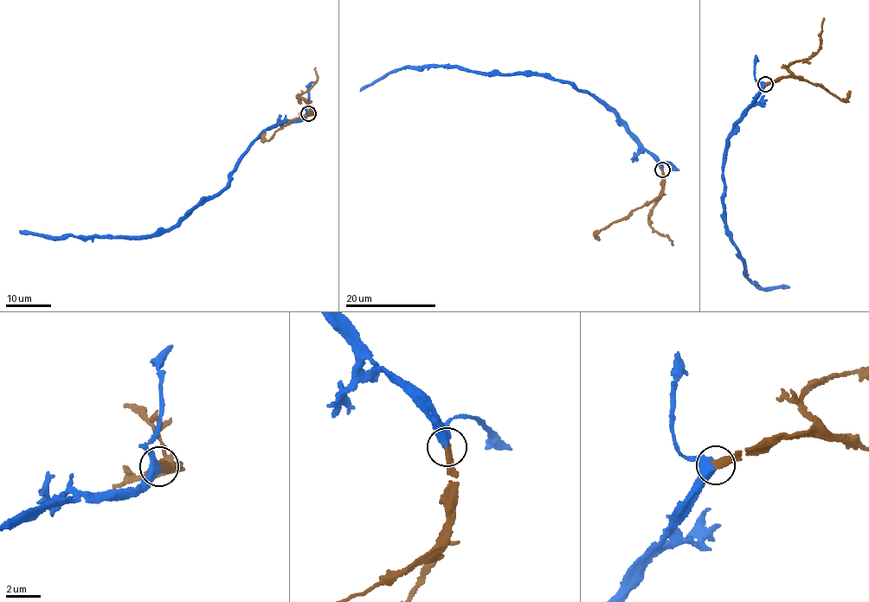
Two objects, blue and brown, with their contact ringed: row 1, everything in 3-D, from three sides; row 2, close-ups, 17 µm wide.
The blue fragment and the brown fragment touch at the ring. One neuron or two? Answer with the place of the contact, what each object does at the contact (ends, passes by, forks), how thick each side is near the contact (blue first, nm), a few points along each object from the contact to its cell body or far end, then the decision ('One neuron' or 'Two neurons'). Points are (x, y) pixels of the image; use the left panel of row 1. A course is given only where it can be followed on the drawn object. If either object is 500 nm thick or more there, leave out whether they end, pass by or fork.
Place: (308, 113). At the ring blue passes by. At the ring brown ends. Thickness 400 nm (blue) against 360 nm. Course of blue: (308, 113), (260, 133), (240, 161), (231, 181), (164, 230), (138, 237), (83, 239), (20, 231). Course of brown: (308, 113), (312, 114), (305, 100), (297, 96), (317, 80), (315, 67). One neuron

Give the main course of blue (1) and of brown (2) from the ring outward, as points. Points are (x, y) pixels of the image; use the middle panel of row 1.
1: (661, 169), (638, 137), (594, 94), (545, 76), (471, 72), (455, 67), (411, 67), (388, 73), (361, 90)
2: (661, 169), (660, 197), (649, 217), (650, 226), (670, 240), (672, 246)

